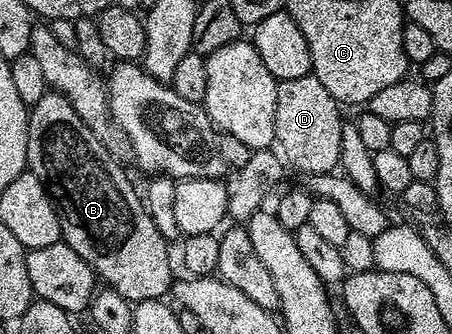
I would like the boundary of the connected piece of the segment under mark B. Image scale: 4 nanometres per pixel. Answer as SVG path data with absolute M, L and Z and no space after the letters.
M47 92L34 104L28 107L29 127L27 128L27 166L35 176L39 176L43 180L48 180L49 195L53 198L53 205L56 206L58 214L61 216L61 236L65 245L75 248L75 252L79 252L79 256L83 256L83 260L87 260L87 264L91 264L91 268L97 274L98 279L108 289L119 292L119 296L123 296L128 302L138 303L147 300L155 300L156 298L164 299L170 293L171 287L175 281L175 273L173 274L173 266L169 263L169 246L170 243L159 232L159 228L155 228L155 224L151 220L151 216L145 210L145 204L142 195L133 187L133 182L129 179L129 174L113 159L113 154L107 147L101 143L102 135L98 131L93 130L80 119L80 116L72 107L72 102L63 94L56 92Z

